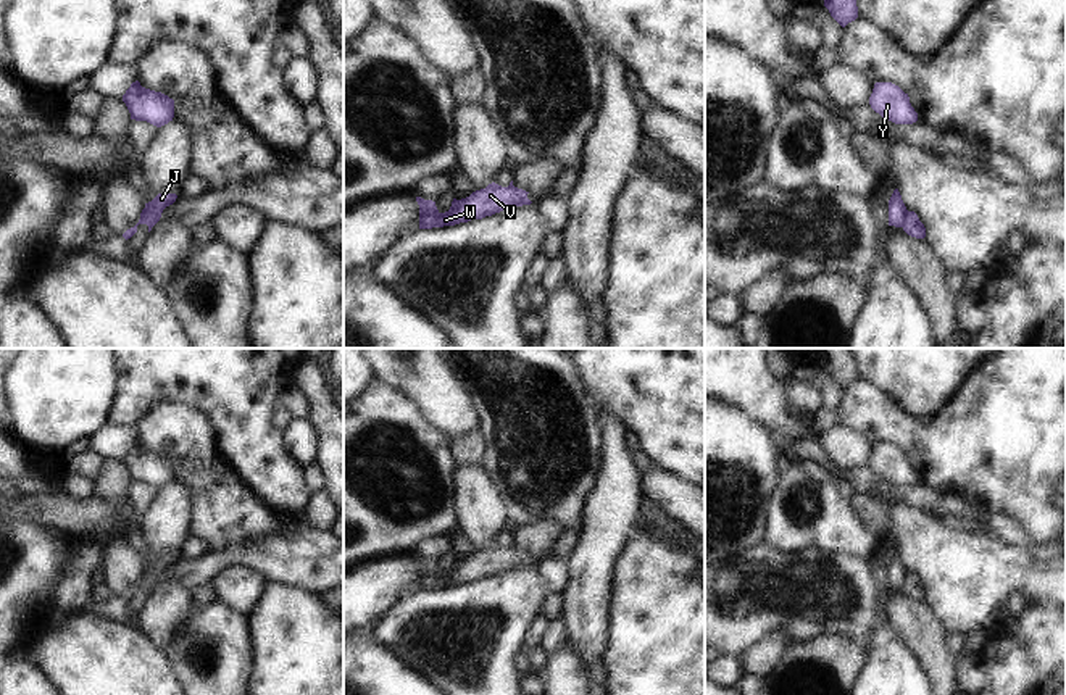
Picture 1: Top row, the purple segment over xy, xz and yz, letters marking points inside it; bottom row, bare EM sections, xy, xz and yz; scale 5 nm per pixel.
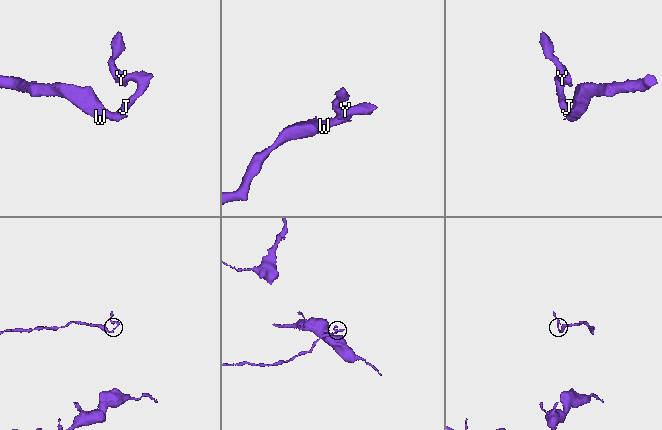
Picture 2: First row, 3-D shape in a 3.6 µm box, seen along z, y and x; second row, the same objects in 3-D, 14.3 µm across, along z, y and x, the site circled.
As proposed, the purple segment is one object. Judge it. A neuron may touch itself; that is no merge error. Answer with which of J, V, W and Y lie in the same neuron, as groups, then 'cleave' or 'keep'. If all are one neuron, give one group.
J Y / V W; cleave

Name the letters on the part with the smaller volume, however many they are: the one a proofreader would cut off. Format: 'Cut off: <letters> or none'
Cut off: J, Y.

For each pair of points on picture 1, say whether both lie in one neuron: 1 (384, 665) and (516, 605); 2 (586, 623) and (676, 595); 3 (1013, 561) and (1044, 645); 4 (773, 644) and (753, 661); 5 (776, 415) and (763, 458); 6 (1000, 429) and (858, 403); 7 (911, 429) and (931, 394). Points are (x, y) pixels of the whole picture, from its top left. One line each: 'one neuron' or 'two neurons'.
1: two neurons
2: two neurons
3: two neurons
4: one neuron
5: two neurons
6: one neuron
7: two neurons

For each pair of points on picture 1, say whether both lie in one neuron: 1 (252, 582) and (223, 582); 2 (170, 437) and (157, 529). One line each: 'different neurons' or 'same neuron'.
1: same neuron
2: different neurons

